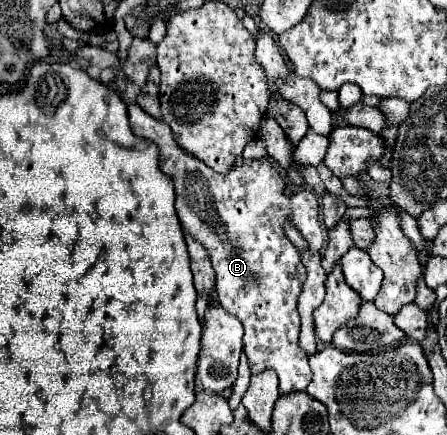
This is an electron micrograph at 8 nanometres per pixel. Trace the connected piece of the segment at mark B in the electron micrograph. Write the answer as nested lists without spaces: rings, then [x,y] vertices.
[[[129,104],[129,122],[137,136],[143,136],[155,142],[161,150],[161,170],[173,178],[175,184],[175,208],[179,222],[187,234],[193,234],[197,242],[209,250],[211,264],[217,276],[217,296],[219,304],[233,314],[245,328],[245,354],[249,358],[251,374],[259,374],[267,368],[275,370],[279,376],[279,390],[281,394],[305,390],[311,382],[311,368],[309,358],[299,348],[299,312],[297,312],[297,298],[301,294],[301,286],[307,278],[307,270],[301,262],[299,250],[289,242],[285,234],[285,224],[291,222],[301,236],[307,240],[311,252],[319,252],[323,246],[323,234],[319,226],[319,198],[311,190],[301,190],[295,196],[285,196],[285,182],[279,174],[279,168],[271,162],[269,156],[245,160],[243,166],[233,166],[227,174],[217,174],[213,168],[205,166],[199,158],[193,158],[187,150],[177,146],[169,126],[153,116],[145,114],[137,104]]]

